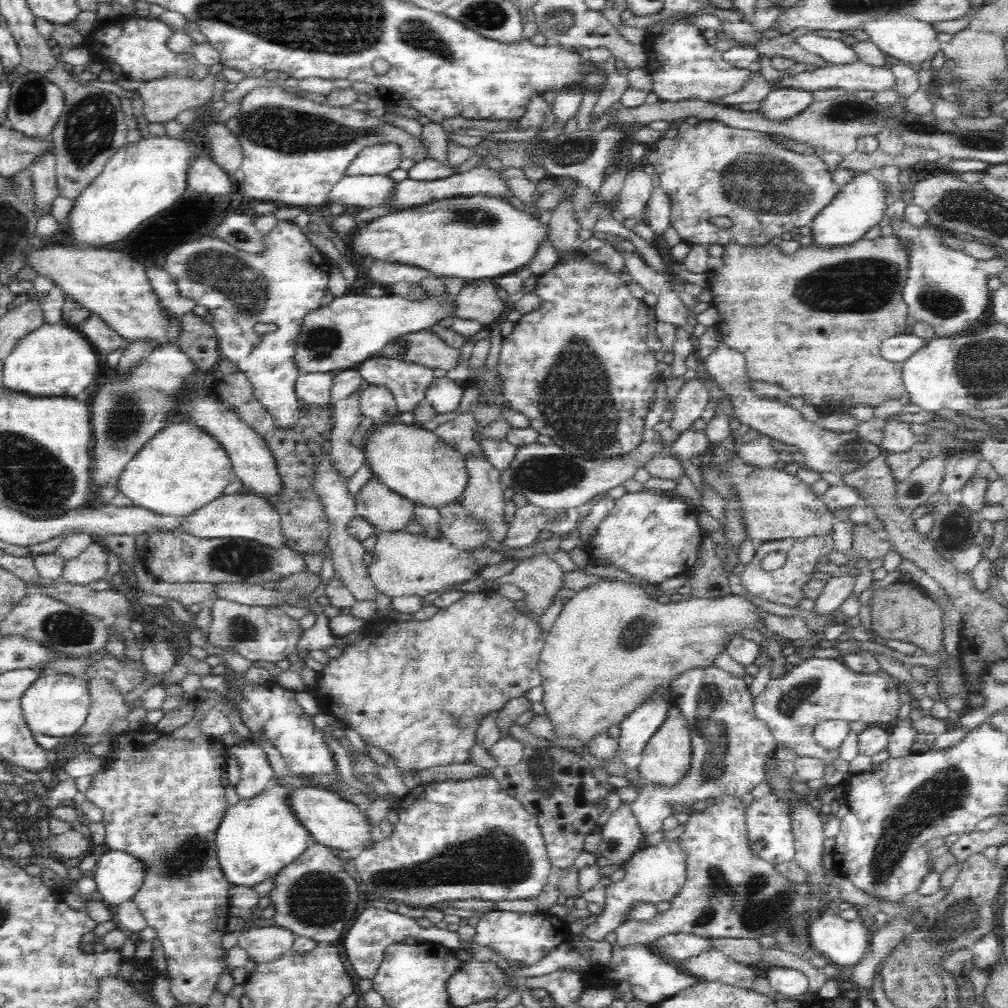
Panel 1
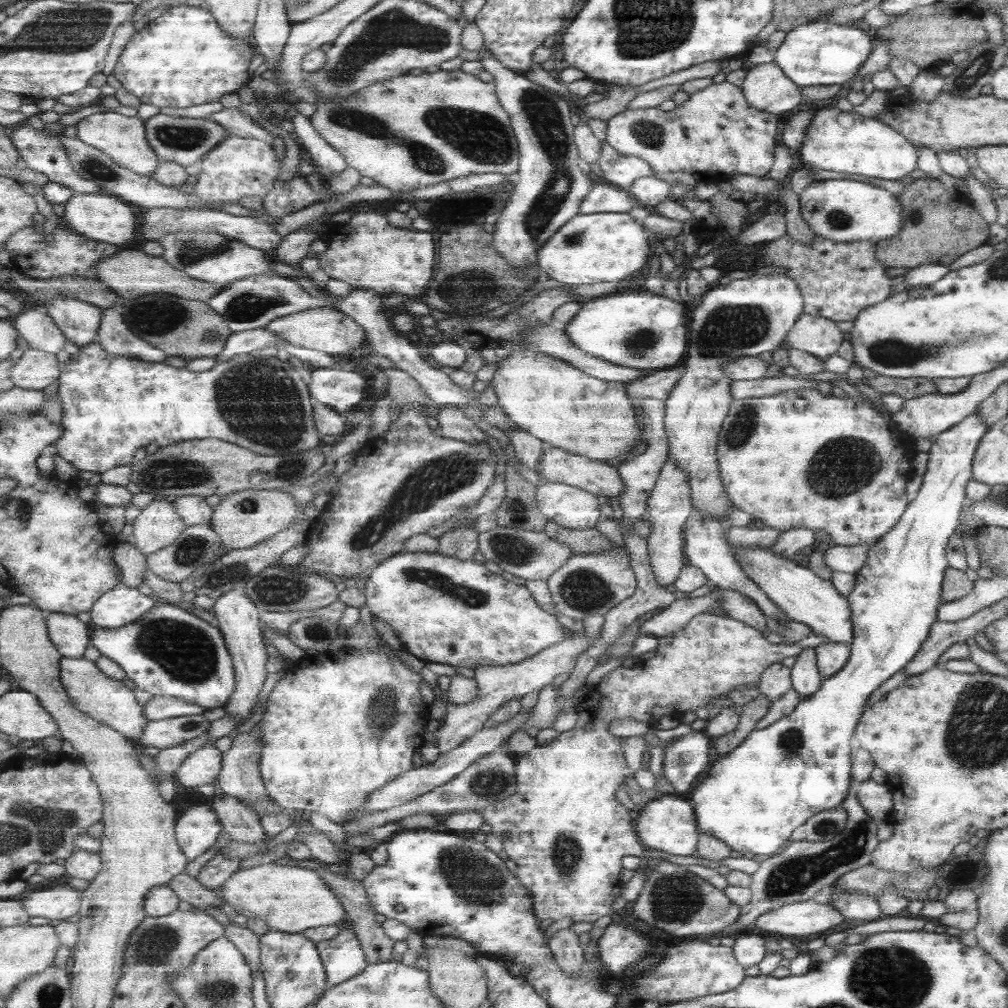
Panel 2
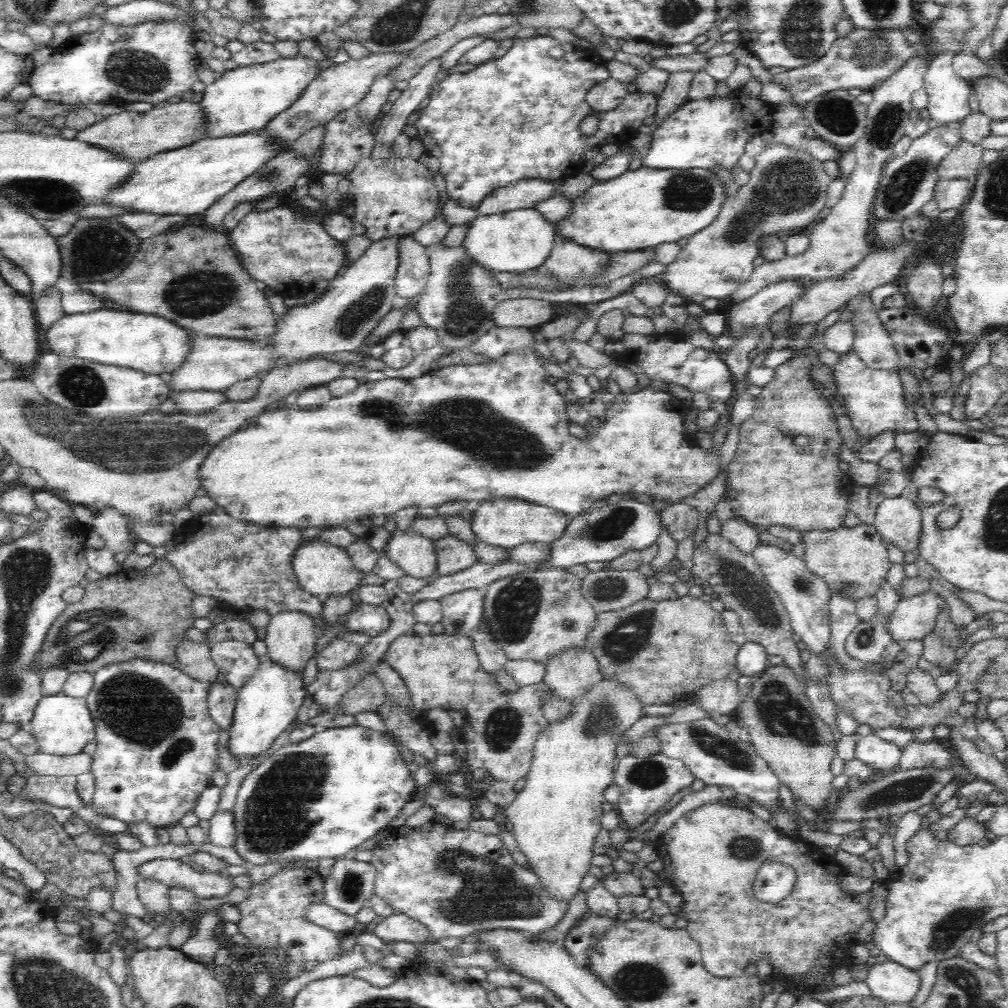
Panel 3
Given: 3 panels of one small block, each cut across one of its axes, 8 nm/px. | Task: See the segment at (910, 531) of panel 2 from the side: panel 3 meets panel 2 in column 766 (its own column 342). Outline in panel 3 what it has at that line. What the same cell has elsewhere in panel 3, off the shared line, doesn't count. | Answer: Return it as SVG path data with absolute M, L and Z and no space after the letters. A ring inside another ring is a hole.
M351 724L344 727L329 727L317 730L311 738L306 738L303 742L287 743L283 748L272 751L271 754L264 757L256 768L253 768L241 782L236 804L233 807L233 815L236 825L236 844L235 849L238 854L247 860L249 865L266 864L270 860L280 860L280 858L334 858L338 859L346 856L352 848L366 842L368 838L374 838L380 830L391 829L394 818L402 812L402 809L408 802L415 798L415 792L418 790L417 782L411 775L406 761L402 758L399 746L395 743L394 737L389 736L388 732L380 732L362 725Z

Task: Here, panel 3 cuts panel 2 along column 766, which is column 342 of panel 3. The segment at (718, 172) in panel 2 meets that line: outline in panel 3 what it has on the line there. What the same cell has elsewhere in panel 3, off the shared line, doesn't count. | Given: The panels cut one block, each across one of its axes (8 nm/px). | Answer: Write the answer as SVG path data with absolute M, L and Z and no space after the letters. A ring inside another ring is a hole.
M356 107L345 110L326 124L326 136L319 148L317 168L330 174L351 172L353 166L373 151L375 137L363 126Z

